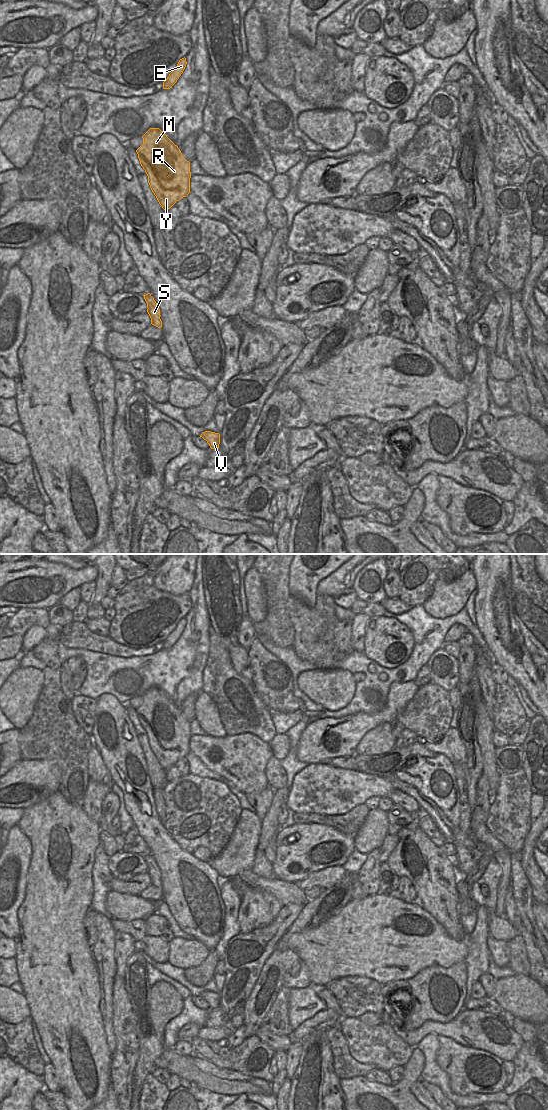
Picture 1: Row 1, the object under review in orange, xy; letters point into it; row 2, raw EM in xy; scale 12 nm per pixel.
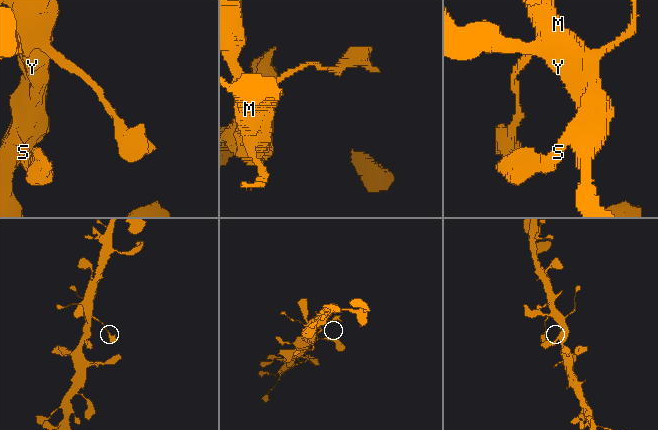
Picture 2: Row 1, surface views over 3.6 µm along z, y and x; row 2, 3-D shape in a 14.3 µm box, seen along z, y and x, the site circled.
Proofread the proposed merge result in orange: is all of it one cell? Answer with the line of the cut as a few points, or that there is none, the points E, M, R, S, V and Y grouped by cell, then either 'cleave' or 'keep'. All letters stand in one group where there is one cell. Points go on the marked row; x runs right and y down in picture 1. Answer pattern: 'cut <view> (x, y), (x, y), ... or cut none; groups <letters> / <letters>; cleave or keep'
cut none; groups E M R S V Y; keep

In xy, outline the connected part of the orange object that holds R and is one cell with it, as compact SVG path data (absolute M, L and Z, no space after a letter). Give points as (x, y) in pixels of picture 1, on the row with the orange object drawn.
M150 128L143 136L143 144L136 150L141 166L148 176L148 183L159 204L166 211L170 209L181 198L190 193L190 162L187 161L177 145L159 128Z

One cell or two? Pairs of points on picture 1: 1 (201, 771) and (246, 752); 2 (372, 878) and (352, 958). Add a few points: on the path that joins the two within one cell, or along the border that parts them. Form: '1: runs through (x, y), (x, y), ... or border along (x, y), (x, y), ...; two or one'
1: border along (190, 752), (209, 769), (227, 780); two
2: border along (378, 892), (367, 896); two

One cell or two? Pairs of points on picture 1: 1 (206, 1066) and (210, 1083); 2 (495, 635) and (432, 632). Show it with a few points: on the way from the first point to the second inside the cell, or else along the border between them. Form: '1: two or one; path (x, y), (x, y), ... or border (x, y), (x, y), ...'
1: two; border (190, 1059), (202, 1071), (231, 1080)
2: two; border (475, 625), (492, 655)

